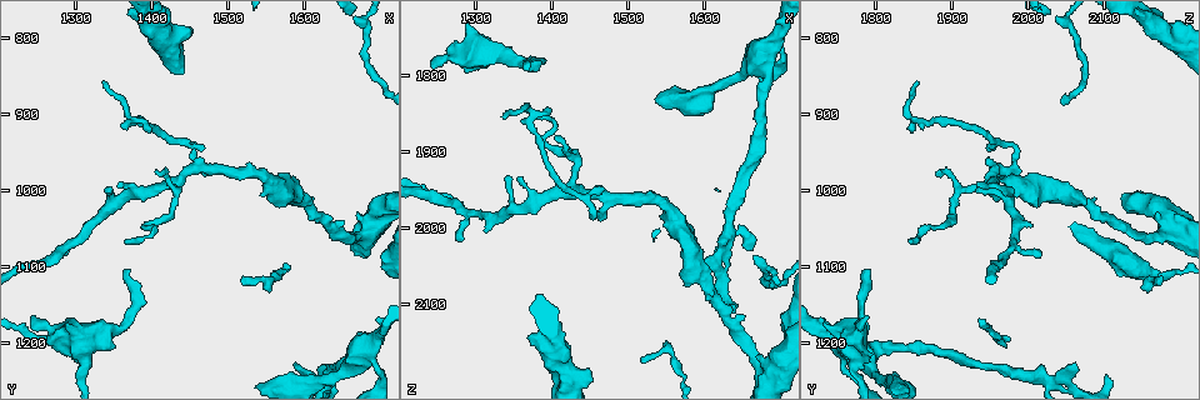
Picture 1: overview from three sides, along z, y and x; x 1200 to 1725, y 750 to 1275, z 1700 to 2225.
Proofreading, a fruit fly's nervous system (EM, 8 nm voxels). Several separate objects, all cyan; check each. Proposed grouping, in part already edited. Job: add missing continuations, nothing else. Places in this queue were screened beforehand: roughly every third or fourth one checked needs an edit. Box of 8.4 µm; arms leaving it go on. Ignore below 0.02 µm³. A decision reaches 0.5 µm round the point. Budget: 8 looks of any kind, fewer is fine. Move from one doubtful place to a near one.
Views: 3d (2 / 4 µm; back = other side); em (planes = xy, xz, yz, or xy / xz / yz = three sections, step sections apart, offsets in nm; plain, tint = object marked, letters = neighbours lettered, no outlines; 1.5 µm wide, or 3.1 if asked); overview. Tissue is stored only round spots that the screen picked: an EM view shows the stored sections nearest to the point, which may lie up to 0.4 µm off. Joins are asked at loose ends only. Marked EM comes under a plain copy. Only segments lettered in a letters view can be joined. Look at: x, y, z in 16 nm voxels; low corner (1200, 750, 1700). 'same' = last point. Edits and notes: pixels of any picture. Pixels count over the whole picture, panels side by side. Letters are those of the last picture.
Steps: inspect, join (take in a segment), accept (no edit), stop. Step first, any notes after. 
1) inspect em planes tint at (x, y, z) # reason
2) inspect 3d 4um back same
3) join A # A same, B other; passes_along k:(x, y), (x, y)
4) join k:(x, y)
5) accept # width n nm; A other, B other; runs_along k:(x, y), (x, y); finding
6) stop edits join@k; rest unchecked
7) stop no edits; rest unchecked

inspect 3d 4um at (1360, 1110, 1790) # thin end

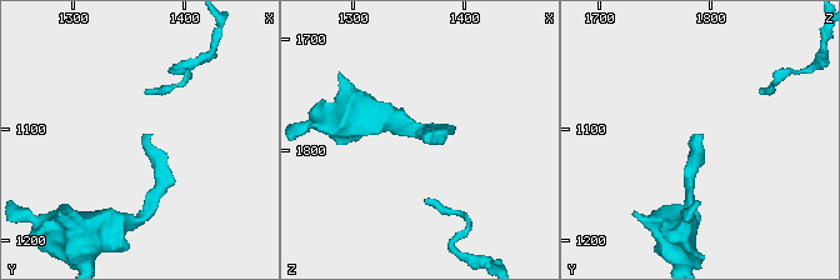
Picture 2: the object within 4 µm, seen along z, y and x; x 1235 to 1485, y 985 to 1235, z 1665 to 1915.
inspect em planes tint at (1362, 1104, 1790)

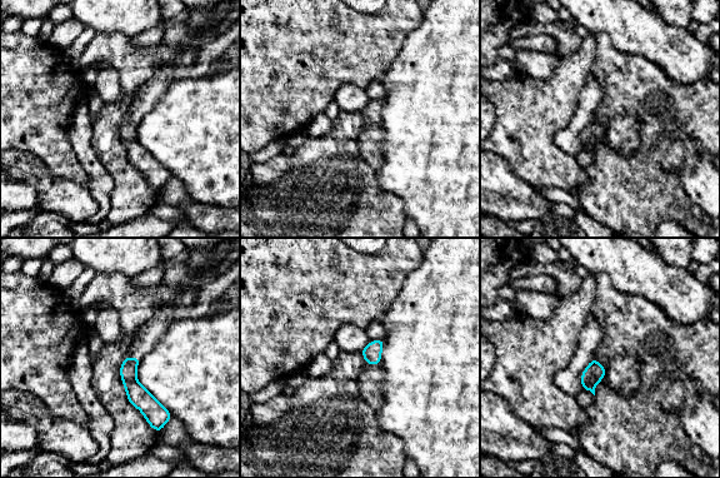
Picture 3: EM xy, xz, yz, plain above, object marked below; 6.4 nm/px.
inspect em planes letters same # see the neighbours

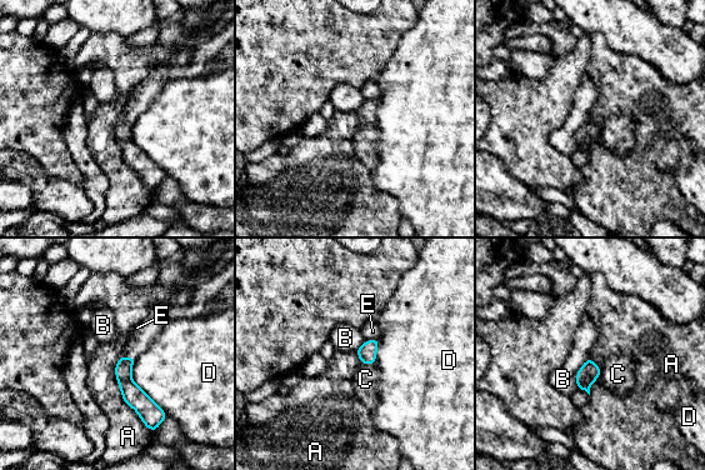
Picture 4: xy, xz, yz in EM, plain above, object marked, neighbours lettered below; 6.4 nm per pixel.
accept # A other, B other, C other, D other, E other; none of them fits

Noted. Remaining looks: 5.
inspect 3d 4um at (1340, 855, 1855) # tapers out

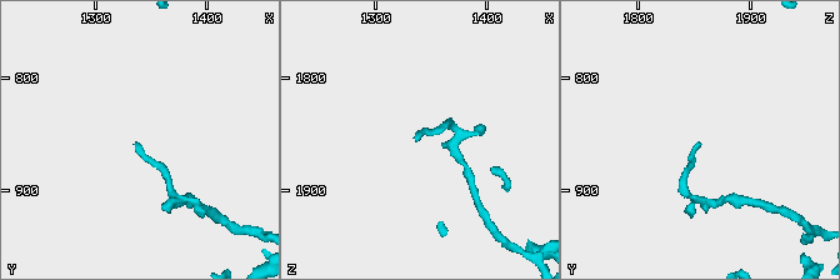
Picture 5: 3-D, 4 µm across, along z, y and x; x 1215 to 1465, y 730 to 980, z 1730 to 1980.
inspect em yz step 8 letters at (1336, 856, 1852) # now the EM

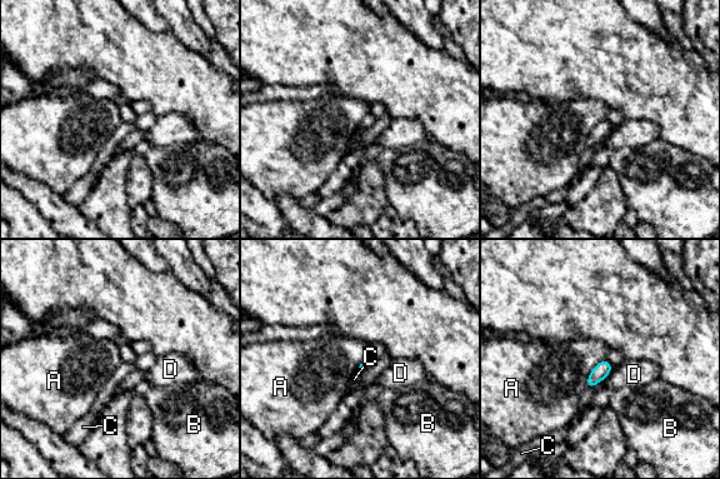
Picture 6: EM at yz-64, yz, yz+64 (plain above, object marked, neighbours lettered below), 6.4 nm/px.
accept # A other, B other, C other, D other; border 6:(604, 359), (591, 370), (585, 385); none of them fits

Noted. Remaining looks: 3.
inspect em xy step 4 letters at (1245, 1165, 1785) # an open end

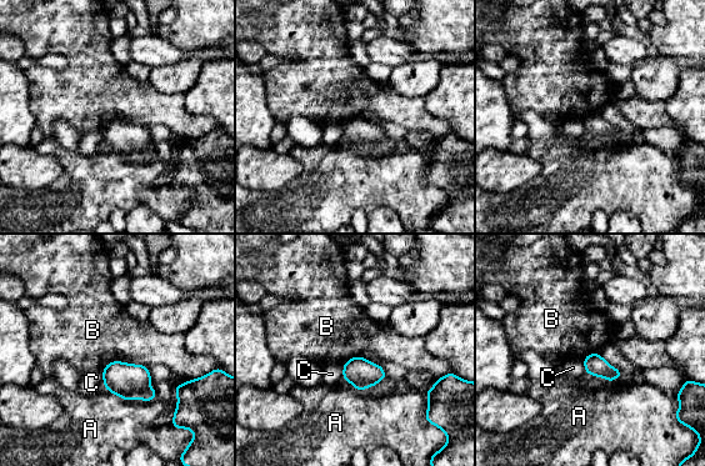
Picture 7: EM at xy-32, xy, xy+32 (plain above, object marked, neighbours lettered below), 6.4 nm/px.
inspect em planes letters same # another direction

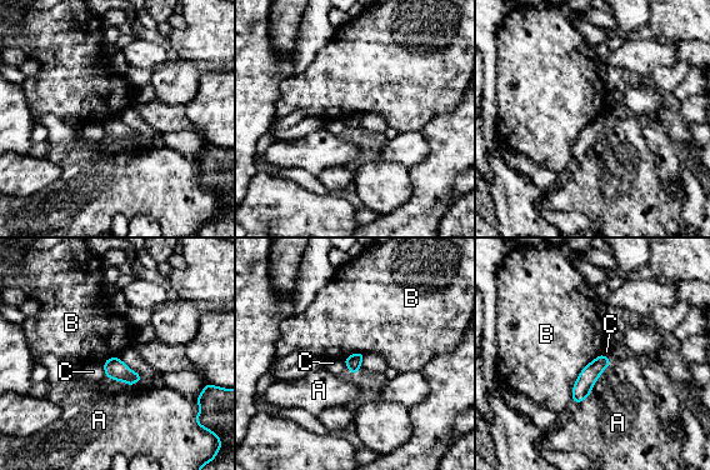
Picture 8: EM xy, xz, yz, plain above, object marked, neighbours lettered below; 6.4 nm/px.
accept # longest_contact A 380 nm; A other, B other, C other; none of them fits

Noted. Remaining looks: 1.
stop no edits; rest unchecked

